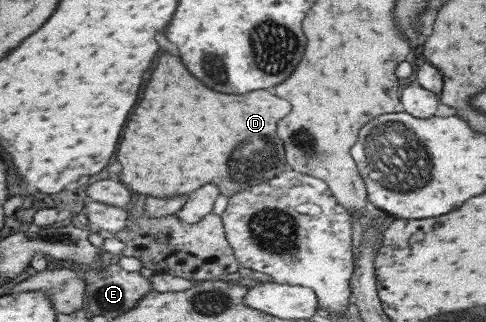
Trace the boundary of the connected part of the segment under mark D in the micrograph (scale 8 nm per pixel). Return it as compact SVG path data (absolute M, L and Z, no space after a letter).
M163 53L155 61L153 77L143 91L143 99L127 123L123 143L119 145L119 163L123 165L123 181L134 192L160 198L193 194L207 183L217 183L222 195L231 199L240 191L265 183L288 169L283 141L277 135L277 123L291 113L291 103L269 91L251 91L251 95L227 95L209 89L203 81L189 73L183 61Z

